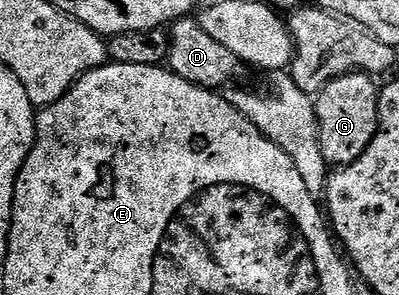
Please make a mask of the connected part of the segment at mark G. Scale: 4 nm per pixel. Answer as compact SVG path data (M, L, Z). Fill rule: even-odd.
M343 74L338 76L320 93L315 95L316 119L320 122L320 143L322 156L329 167L339 168L354 164L366 148L370 148L370 140L378 132L378 108L380 107L380 90L376 86L377 79L371 74Z

